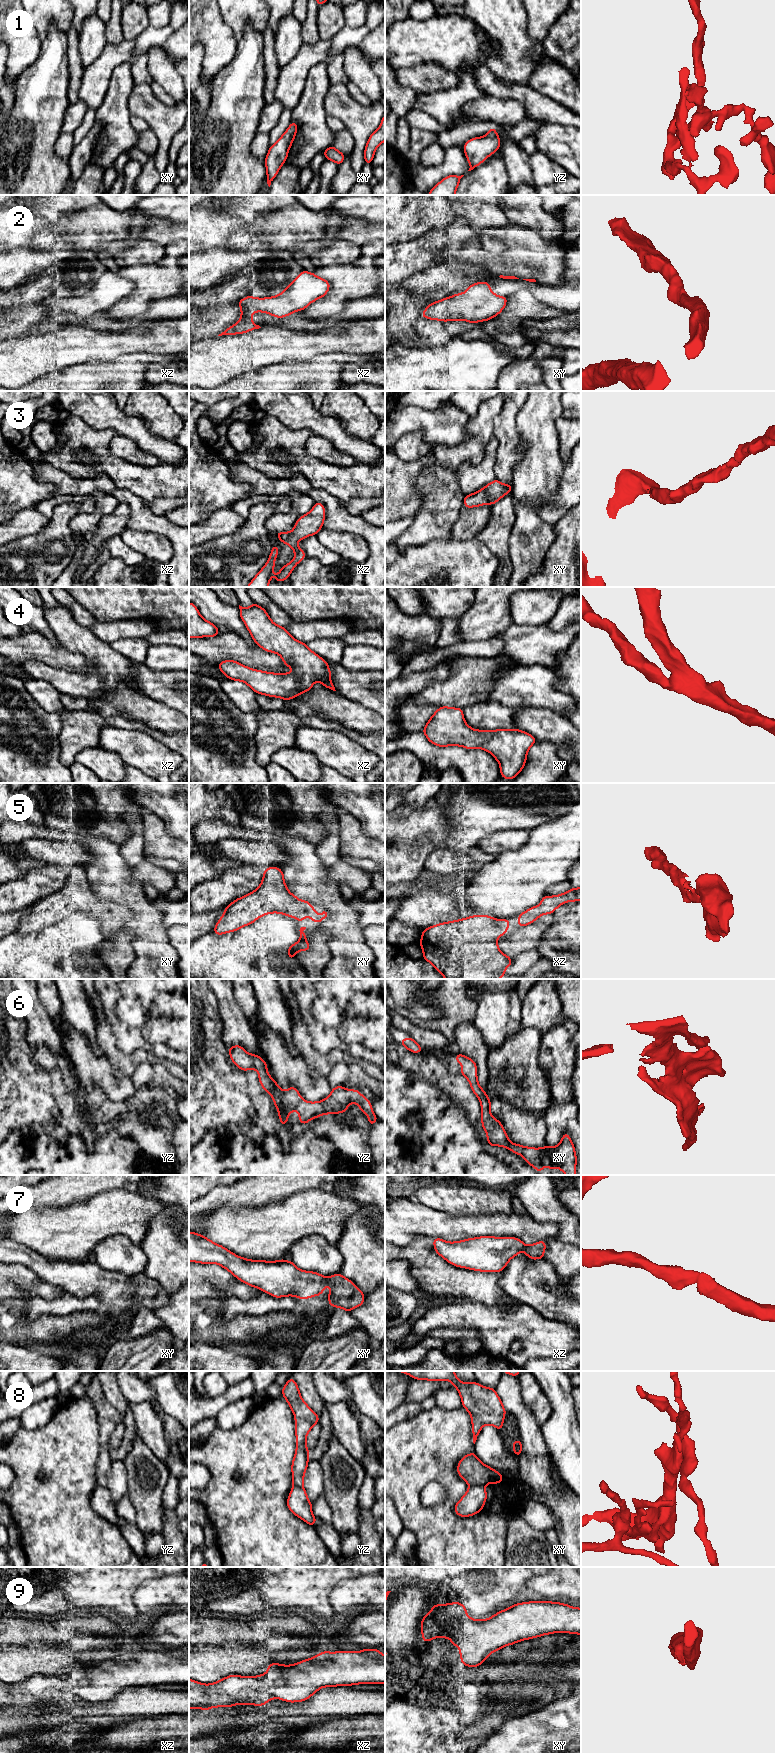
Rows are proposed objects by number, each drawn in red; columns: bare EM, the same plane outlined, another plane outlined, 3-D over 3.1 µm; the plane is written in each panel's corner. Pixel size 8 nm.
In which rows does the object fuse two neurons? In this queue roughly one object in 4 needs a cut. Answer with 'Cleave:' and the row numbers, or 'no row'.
Cleave: 8

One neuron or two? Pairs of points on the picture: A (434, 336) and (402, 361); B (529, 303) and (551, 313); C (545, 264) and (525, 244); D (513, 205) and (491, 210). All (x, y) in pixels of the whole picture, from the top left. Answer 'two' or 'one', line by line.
A: two
B: one
C: one
D: two

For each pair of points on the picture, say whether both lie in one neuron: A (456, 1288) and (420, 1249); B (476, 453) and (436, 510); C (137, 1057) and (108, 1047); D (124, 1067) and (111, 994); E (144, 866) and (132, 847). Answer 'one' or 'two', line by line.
A: one
B: one
C: one
D: two
E: two

